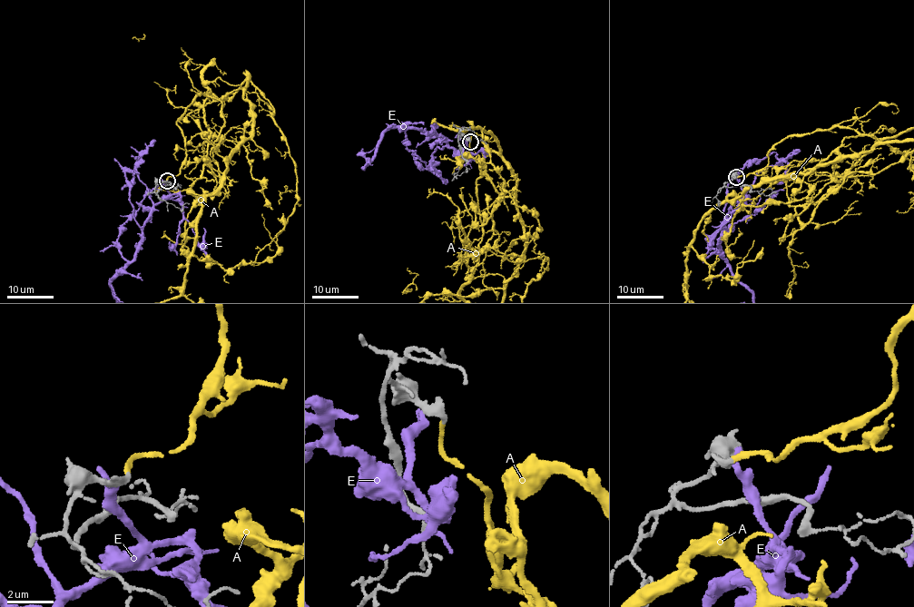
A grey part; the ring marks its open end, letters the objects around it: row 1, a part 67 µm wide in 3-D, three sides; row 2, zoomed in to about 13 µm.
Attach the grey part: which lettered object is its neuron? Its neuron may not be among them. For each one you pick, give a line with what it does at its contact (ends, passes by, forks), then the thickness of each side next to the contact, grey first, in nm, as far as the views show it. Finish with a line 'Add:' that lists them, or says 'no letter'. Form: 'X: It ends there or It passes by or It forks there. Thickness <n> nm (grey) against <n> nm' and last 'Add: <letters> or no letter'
A: It ends there. Thickness 340 nm (grey) against 200 nm
Add: A

